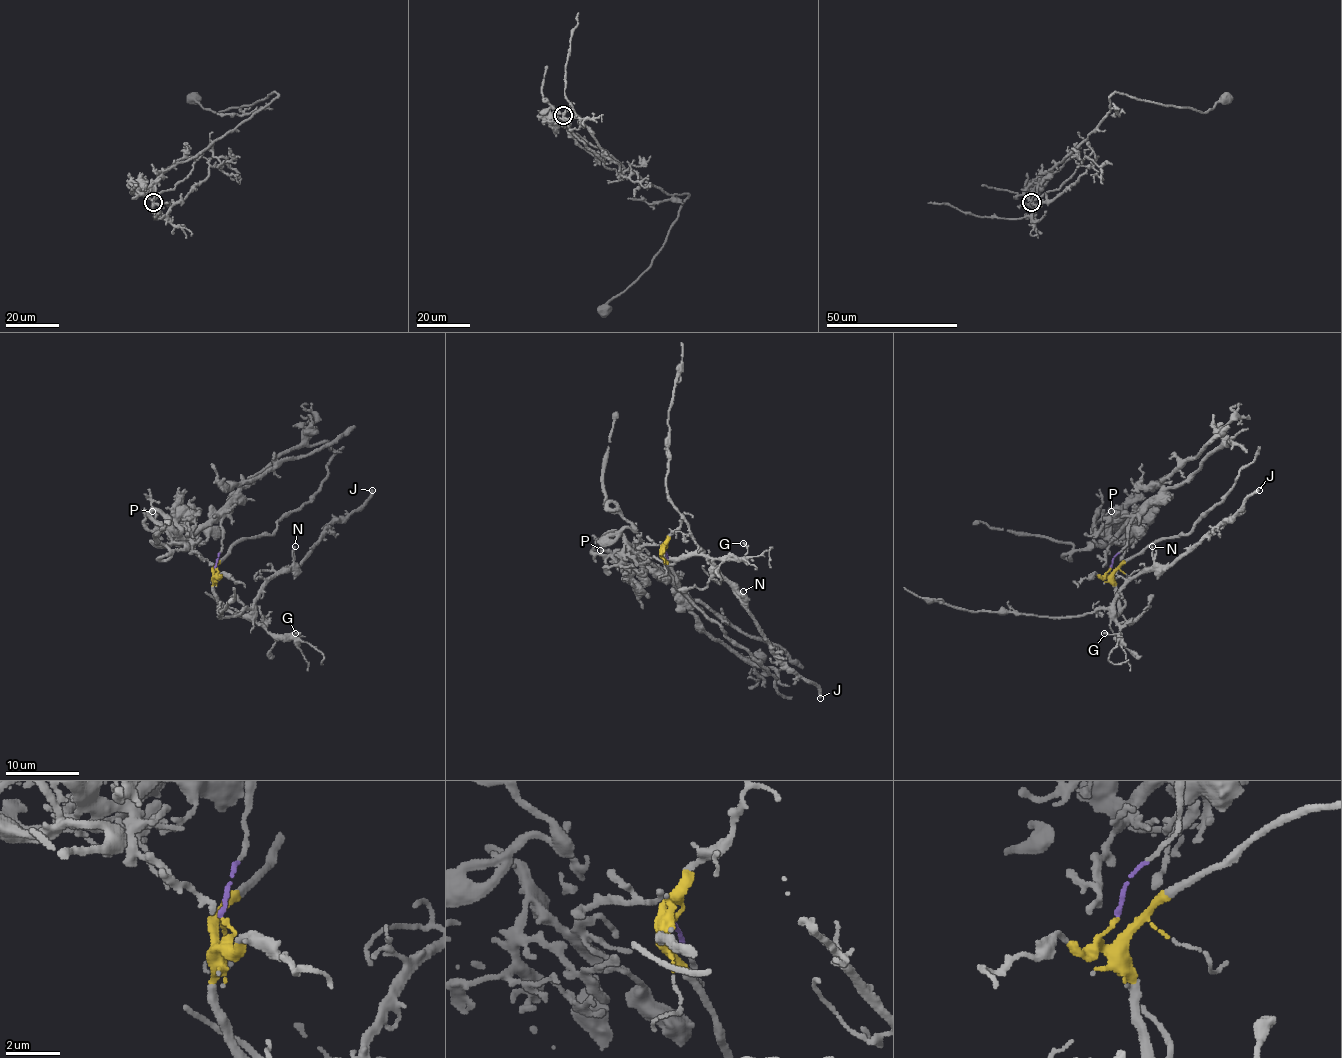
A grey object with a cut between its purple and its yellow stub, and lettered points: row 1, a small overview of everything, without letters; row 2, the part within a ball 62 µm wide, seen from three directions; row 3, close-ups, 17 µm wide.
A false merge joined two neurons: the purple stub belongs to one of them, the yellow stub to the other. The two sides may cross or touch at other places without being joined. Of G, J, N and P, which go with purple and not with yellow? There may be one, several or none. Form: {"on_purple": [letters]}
{"on_purple": ["P"]}

